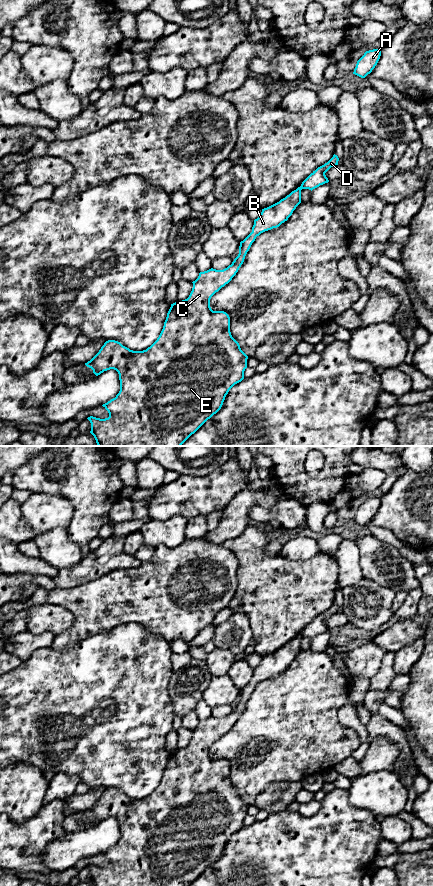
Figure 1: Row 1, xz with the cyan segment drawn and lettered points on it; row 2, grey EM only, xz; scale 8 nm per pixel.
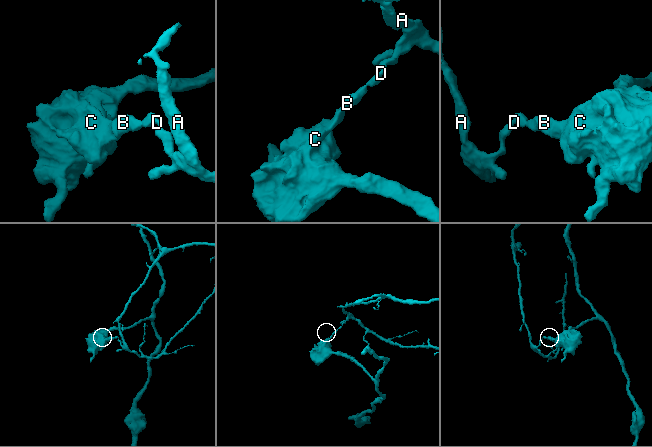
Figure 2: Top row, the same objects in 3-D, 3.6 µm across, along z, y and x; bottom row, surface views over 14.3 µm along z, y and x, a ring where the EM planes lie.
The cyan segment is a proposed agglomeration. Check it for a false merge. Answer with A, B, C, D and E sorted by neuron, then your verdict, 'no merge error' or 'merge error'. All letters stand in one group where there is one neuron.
A D / B C E; merge error

